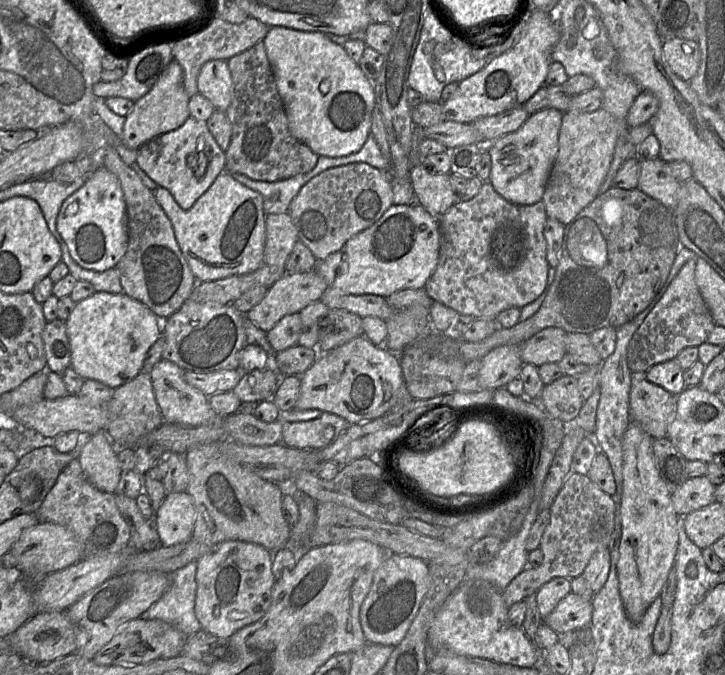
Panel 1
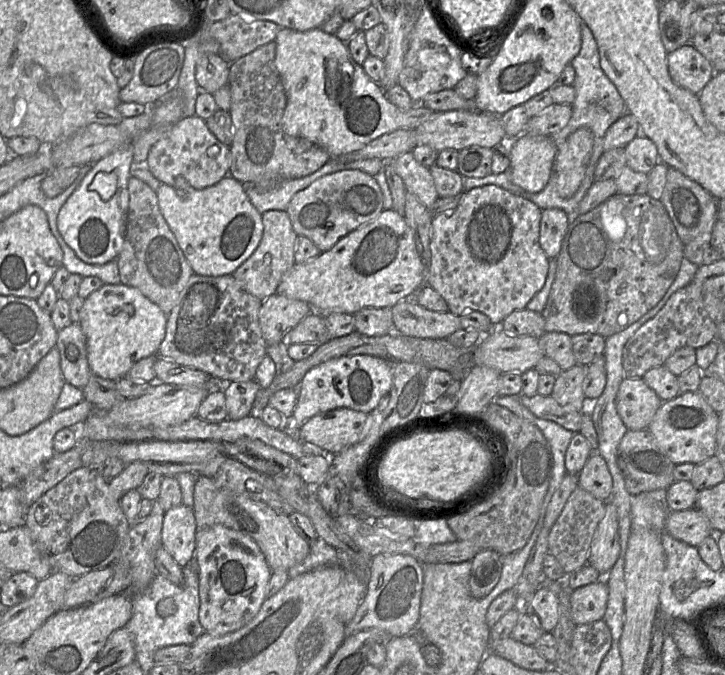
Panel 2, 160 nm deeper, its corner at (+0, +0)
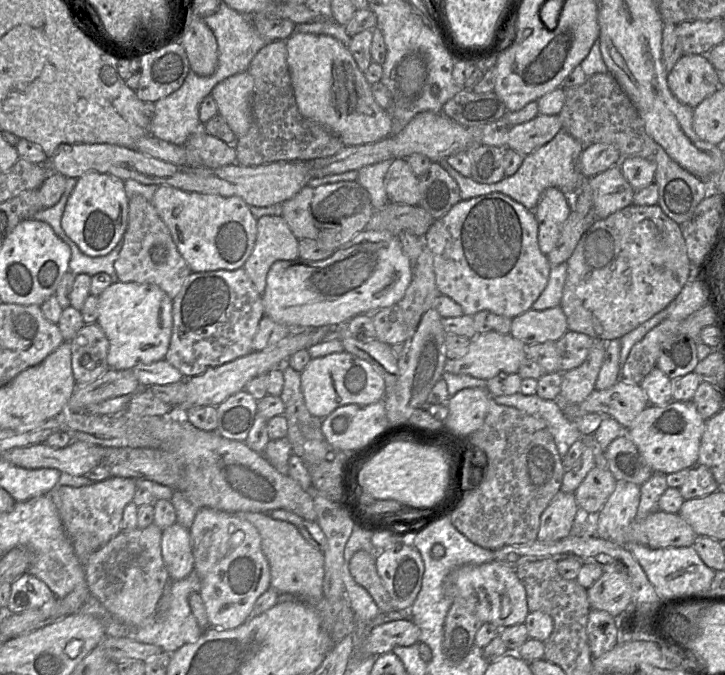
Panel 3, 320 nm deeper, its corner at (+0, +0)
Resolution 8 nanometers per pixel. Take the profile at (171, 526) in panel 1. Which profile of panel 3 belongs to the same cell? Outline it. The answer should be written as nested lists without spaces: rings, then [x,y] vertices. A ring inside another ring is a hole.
[[[176,522],[162,530],[161,548],[172,581],[182,580],[194,570],[190,529]]]

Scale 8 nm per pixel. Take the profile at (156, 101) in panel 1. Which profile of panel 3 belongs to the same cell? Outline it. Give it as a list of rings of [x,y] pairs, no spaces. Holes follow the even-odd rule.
[[[99,172],[86,173],[77,179],[68,198],[61,226],[84,254],[105,256],[123,239],[128,224],[128,202],[123,180]]]

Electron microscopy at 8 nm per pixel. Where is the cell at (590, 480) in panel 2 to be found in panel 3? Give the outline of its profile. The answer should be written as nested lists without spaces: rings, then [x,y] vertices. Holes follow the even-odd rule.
[[[593,467],[574,493],[581,512],[596,516],[613,493],[616,482],[609,469]]]

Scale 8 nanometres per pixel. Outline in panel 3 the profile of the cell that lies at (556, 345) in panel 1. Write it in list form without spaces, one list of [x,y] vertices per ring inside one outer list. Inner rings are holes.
[[[487,332],[471,339],[467,352],[463,356],[457,359],[447,359],[444,371],[489,380],[499,373],[518,373],[519,367],[526,357],[526,345],[520,340],[510,334]]]

